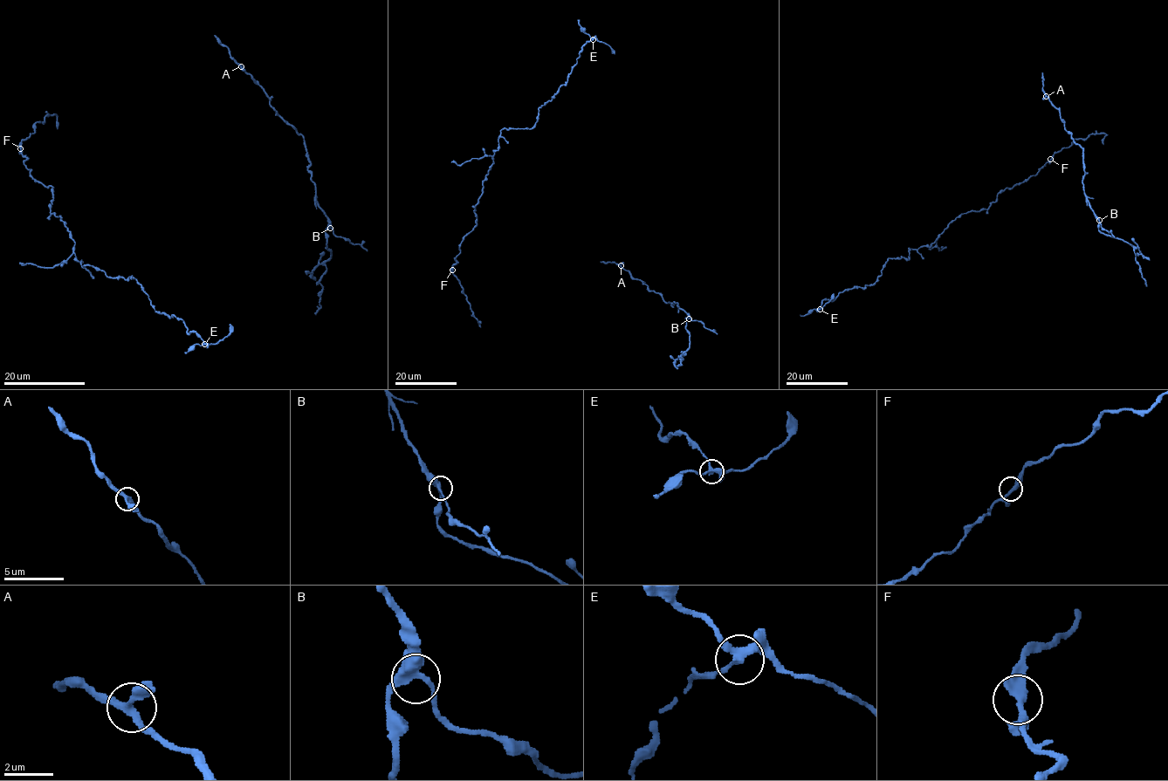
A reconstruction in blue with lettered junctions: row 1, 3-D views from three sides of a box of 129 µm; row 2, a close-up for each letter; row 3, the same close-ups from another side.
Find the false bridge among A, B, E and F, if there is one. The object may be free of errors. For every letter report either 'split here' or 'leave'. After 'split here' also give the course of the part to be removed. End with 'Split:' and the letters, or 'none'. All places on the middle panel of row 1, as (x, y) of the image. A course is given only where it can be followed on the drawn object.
A: leave
B: leave
E: split here; course (593, 39), (606, 43), (613, 53)
F: leave
Split: E

